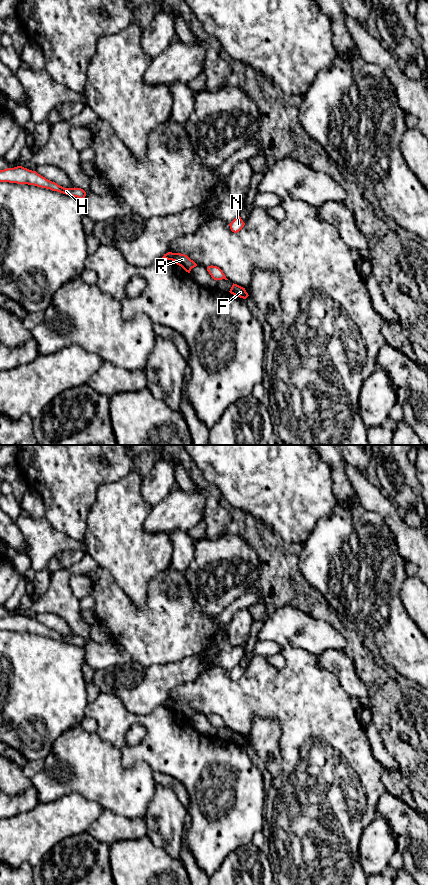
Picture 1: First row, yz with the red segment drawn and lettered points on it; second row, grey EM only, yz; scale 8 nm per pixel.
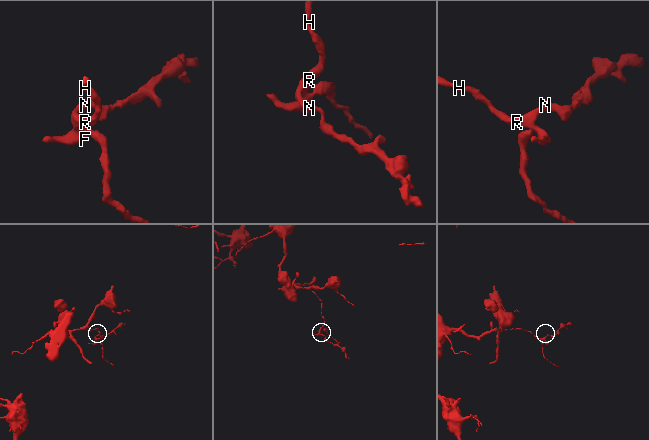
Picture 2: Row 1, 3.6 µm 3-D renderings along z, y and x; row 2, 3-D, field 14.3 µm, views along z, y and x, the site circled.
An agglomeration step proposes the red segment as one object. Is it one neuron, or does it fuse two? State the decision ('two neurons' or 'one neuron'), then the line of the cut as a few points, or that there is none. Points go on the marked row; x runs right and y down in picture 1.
two neurons; cut in yz along (172, 253), (174, 260)

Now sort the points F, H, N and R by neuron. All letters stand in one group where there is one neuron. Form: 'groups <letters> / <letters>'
groups F N R / H

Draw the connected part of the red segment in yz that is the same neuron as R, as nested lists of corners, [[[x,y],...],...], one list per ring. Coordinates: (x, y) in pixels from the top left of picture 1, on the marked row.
[[[173,253],[173,257],[176,264],[181,266],[188,273],[190,273],[192,268],[197,266],[197,264],[185,254]]]

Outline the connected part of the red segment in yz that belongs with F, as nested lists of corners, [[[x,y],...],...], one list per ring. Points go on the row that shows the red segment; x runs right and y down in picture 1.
[[[234,283],[229,292],[231,294],[233,294],[237,297],[243,298],[243,299],[246,299],[249,296],[248,293],[246,292],[245,288],[243,288],[237,284],[234,284]]]

